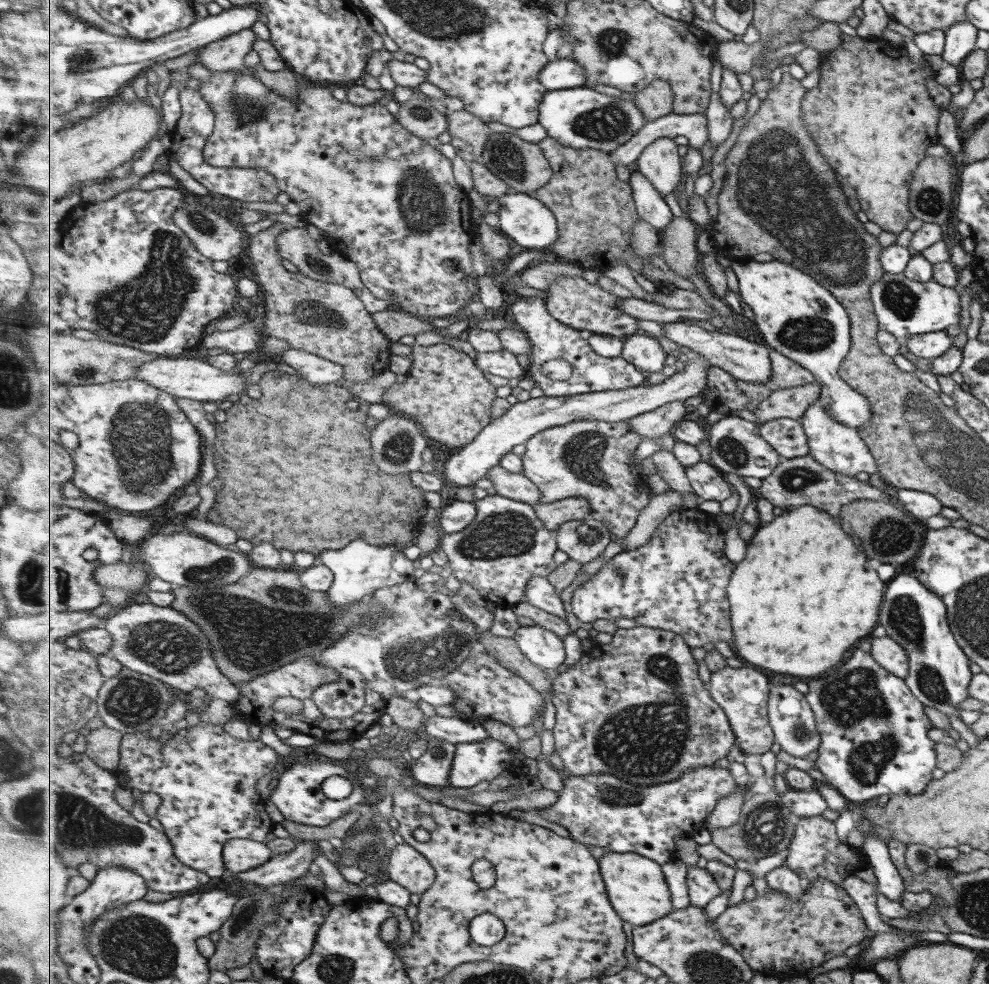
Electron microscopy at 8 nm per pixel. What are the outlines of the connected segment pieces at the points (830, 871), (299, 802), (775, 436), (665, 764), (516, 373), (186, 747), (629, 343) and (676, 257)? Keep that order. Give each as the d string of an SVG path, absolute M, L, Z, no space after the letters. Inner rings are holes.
M821 816L801 817L788 849L788 862L784 865L797 872L805 887L813 887L817 880L827 879L842 888L843 878L854 875L859 867L866 865L866 856L858 849L842 843L836 835L834 824Z
M305 759L282 772L271 799L288 820L304 825L329 826L333 820L343 818L345 814L351 812L353 806L365 802L365 788L361 786L359 777L343 766L337 766L329 761ZM337 775L344 776L354 783L354 794L345 800L331 800L322 791L323 782L330 776Z
M775 418L761 426L761 436L785 459L809 455L809 442L802 421L793 418Z
M636 625L630 629L617 629L609 644L596 644L582 654L581 658L562 674L553 674L554 695L551 702L556 709L555 734L556 752L564 764L565 770L571 775L585 776L596 774L612 774L620 779L636 785L656 785L671 782L683 778L687 771L694 768L715 765L721 757L729 756L737 749L737 740L734 729L730 724L727 713L715 702L710 689L699 678L699 664L691 654L691 647L686 640L677 632L666 631L659 628Z
M505 348L497 352L477 352L477 363L485 372L506 379L521 379L527 375L526 369L521 368L517 355Z
M199 721L195 727L179 730L177 734L171 736L170 740L167 741L168 743L164 746L159 742L161 741L160 739L152 739L151 736L149 736L149 733L139 732L124 735L123 740L121 740L121 764L115 768L115 774L120 780L121 787L130 788L137 794L142 792L154 792L161 798L162 802L156 810L155 817L162 822L164 831L167 833L167 836L170 836L179 860L182 860L183 864L186 864L191 868L199 869L201 872L206 872L211 876L211 878L223 876L225 870L228 870L224 864L224 848L228 840L249 839L265 843L267 834L272 831L272 827L275 825L273 820L270 818L269 810L266 808L266 800L257 794L257 782L259 782L263 776L268 776L269 772L277 766L280 754L274 748L271 748L271 746L267 746L263 743L260 739L251 739L248 742L247 740L237 740L237 738L229 736L229 734L223 730L222 725L223 724L219 725Z
M637 333L624 338L622 357L631 361L641 372L661 372L667 360L667 352L653 336Z
M677 216L663 234L665 242L664 260L679 276L688 279L697 270L699 250L697 241L699 232L689 216Z

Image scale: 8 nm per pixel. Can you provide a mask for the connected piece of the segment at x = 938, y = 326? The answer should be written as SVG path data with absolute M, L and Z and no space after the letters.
M884 272L878 281L870 284L870 301L877 319L878 330L888 332L900 342L905 340L907 335L943 331L947 326L959 322L959 295L954 288L937 284L933 280L917 282L909 280L903 273Z

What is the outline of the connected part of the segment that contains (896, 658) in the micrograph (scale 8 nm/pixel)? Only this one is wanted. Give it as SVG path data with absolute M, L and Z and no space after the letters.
M871 636L869 653L871 658L893 676L904 679L907 676L908 662L906 652L894 641L887 637Z

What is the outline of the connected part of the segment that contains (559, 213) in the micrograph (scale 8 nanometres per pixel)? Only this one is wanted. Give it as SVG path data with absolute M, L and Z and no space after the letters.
M547 136L540 144L546 157L554 169L554 175L549 183L540 188L535 195L541 199L554 213L558 220L559 238L548 248L560 261L574 263L589 270L603 271L611 264L623 260L635 273L641 274L645 266L643 257L633 256L633 229L640 220L640 214L634 199L630 181L620 178L612 154L601 152L599 149L571 148L563 146L558 140Z

